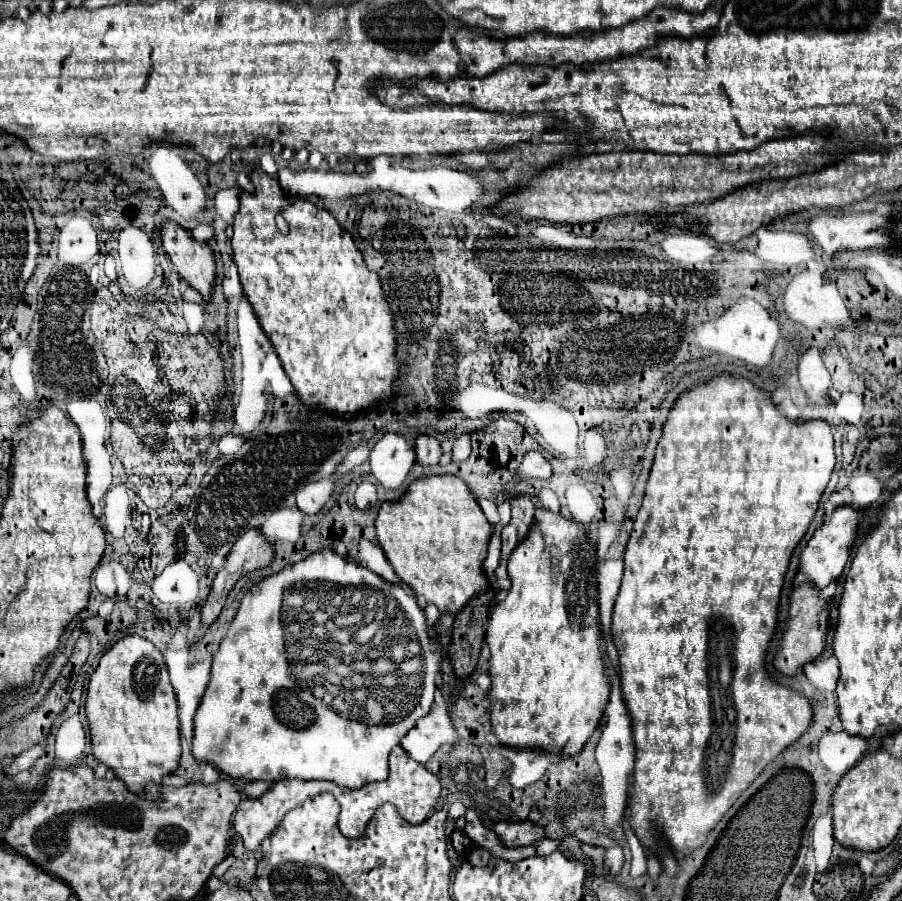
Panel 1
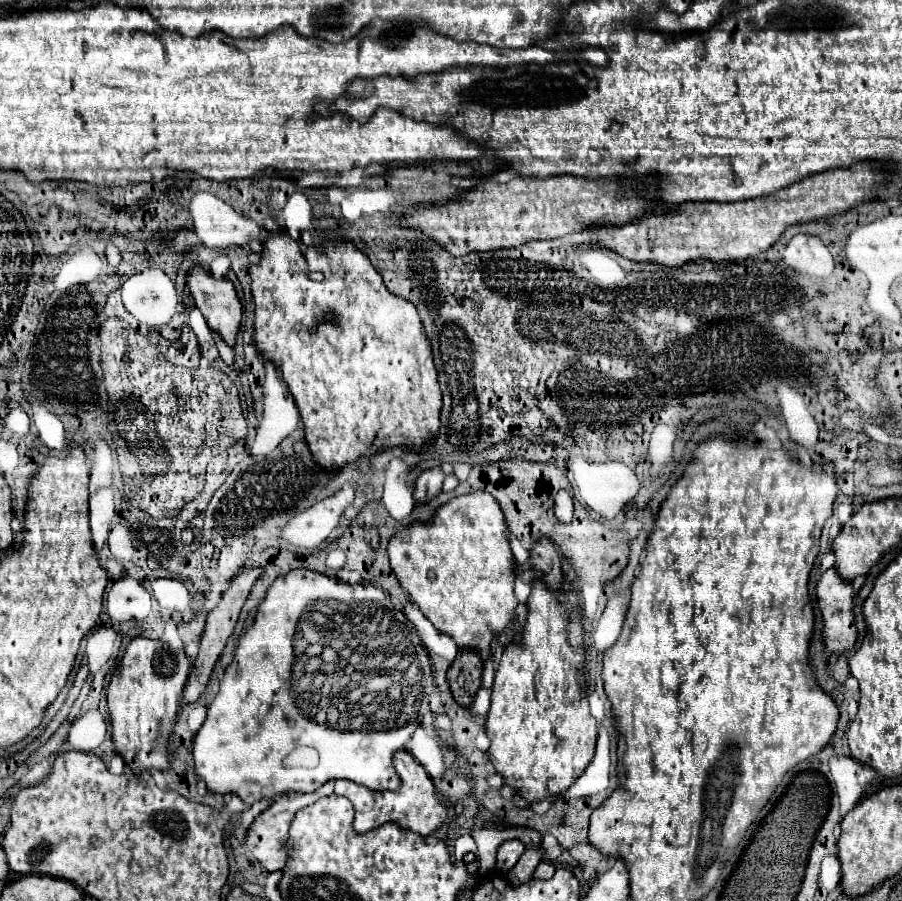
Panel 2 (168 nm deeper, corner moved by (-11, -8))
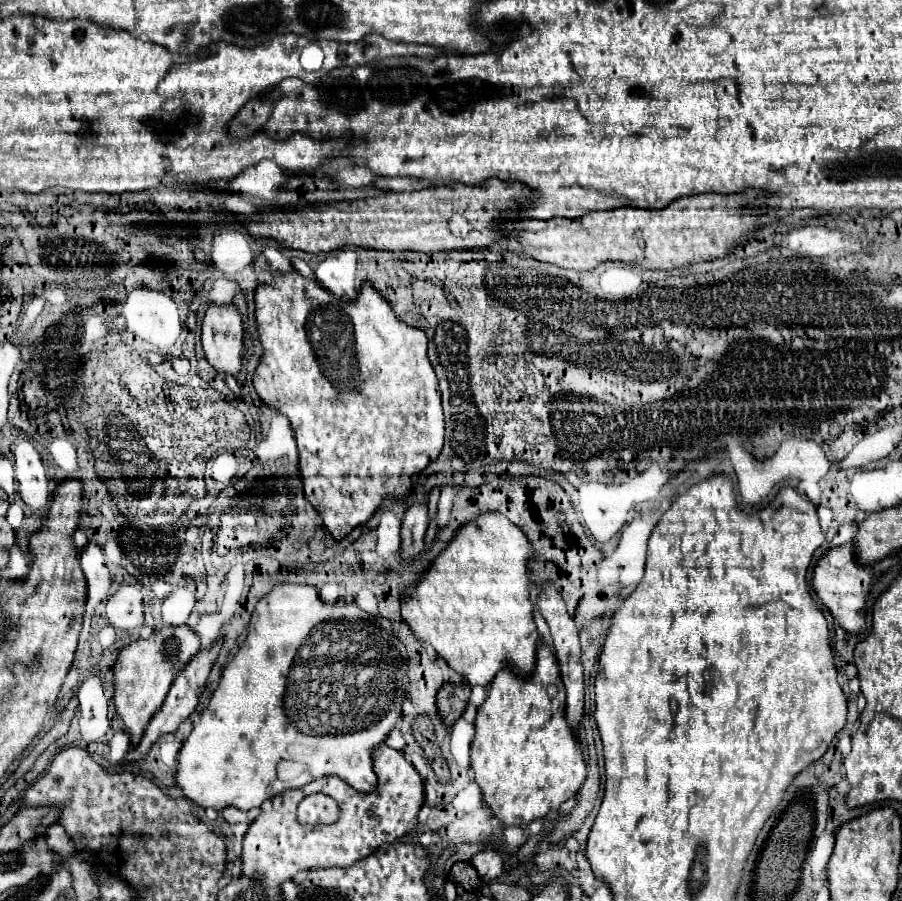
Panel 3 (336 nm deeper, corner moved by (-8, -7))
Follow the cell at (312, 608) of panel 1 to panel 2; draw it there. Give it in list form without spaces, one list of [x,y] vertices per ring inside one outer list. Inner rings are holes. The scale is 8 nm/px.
[[[295,569],[283,577],[277,577],[269,587],[263,603],[259,605],[255,623],[245,631],[235,649],[233,663],[225,669],[225,677],[219,685],[219,693],[207,707],[207,719],[195,735],[193,741],[193,759],[195,773],[207,785],[211,793],[231,793],[237,795],[245,805],[253,805],[259,799],[273,799],[275,795],[297,791],[297,793],[313,793],[323,783],[331,779],[349,779],[357,785],[363,785],[373,791],[395,791],[399,789],[399,775],[391,765],[391,755],[411,739],[415,727],[421,723],[423,715],[429,711],[429,695],[431,695],[431,667],[427,667],[429,657],[425,655],[419,639],[415,635],[415,627],[401,613],[395,611],[389,601],[383,597],[383,591],[375,585],[359,583],[347,585],[339,583],[333,577],[327,577],[309,569]]]

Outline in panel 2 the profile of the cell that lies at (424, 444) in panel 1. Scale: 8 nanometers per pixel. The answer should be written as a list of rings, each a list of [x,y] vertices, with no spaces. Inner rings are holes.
[[[435,467],[435,469],[429,469],[429,471],[423,471],[415,483],[415,505],[427,505],[439,491],[441,491],[441,485],[443,485],[443,471],[441,467]]]

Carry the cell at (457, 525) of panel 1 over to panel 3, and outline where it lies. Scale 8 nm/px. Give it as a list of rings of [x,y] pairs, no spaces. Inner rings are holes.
[[[484,512],[476,522],[464,524],[456,530],[454,538],[436,556],[436,560],[418,574],[418,580],[402,590],[402,618],[408,622],[412,632],[430,644],[438,656],[442,656],[468,684],[490,684],[498,670],[508,668],[514,674],[528,676],[536,662],[538,630],[532,620],[530,586],[526,574],[526,560],[532,556],[524,532],[518,530],[504,514]]]

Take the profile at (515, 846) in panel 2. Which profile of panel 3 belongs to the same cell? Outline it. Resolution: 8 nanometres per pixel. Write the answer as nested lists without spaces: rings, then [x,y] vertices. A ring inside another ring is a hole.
[[[486,848],[486,850],[478,852],[472,858],[472,864],[484,882],[496,880],[504,872],[504,856],[500,850],[494,850],[494,848]]]

